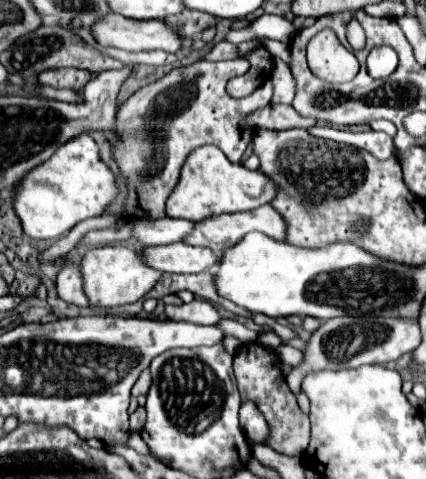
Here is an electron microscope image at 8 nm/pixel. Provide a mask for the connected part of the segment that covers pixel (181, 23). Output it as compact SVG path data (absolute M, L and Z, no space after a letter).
M184 10L184 12L180 12L180 16L164 18L164 22L172 24L172 28L176 28L176 32L180 32L180 36L192 38L192 36L200 34L204 28L216 24L216 18L210 14L204 14L204 12Z

